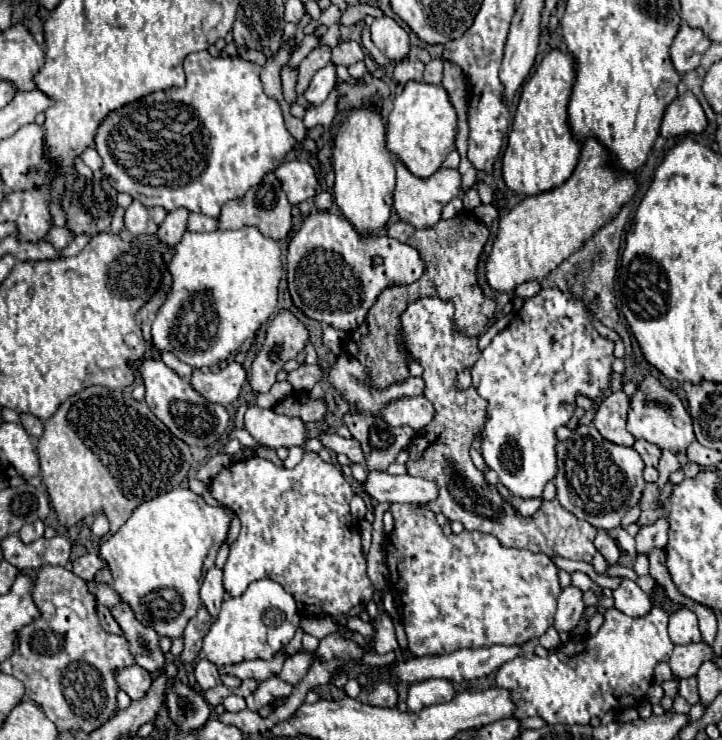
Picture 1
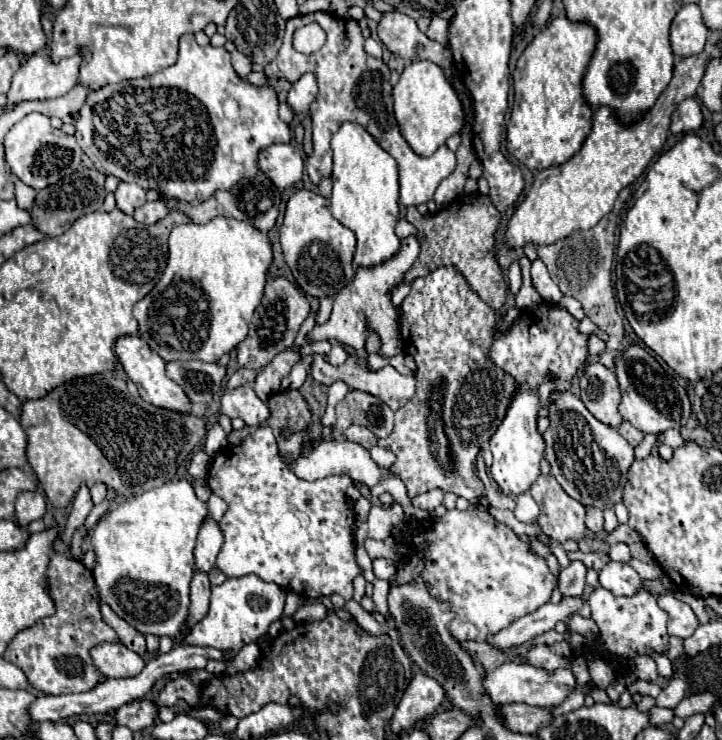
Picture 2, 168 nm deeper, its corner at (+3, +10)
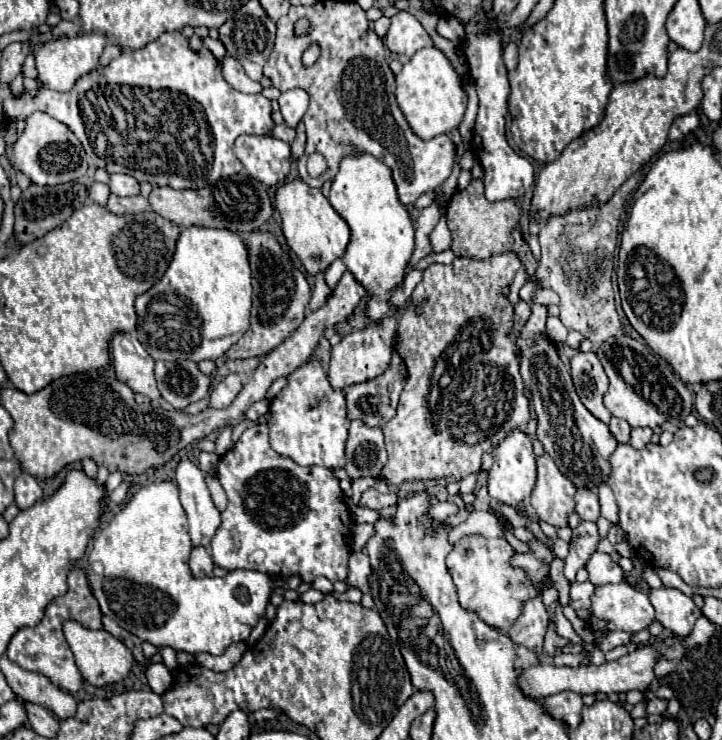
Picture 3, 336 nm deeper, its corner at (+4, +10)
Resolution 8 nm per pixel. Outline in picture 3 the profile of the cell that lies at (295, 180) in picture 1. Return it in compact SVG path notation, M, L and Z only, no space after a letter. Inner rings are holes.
M243 134L235 140L235 156L247 174L267 186L277 186L289 172L291 148L273 136Z

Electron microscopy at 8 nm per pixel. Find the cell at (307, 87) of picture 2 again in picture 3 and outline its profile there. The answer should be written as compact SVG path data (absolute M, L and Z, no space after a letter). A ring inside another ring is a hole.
M293 88L293 90L283 92L277 102L279 102L279 110L283 114L285 126L295 128L299 124L299 120L303 118L307 106L309 106L309 96L301 88Z

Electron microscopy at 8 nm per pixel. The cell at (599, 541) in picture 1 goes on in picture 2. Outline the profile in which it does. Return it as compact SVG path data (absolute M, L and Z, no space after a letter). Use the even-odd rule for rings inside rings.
M588 508L588 512L586 512L586 526L588 526L594 534L602 534L602 532L604 532L602 510L598 510L598 508Z

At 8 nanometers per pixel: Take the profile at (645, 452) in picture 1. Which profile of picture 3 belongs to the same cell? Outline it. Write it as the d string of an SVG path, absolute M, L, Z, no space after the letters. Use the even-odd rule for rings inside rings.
M611 418L611 422L609 422L609 430L611 430L611 434L615 436L615 440L617 442L629 442L629 432L631 432L631 426L625 422L625 420L621 420L621 418Z

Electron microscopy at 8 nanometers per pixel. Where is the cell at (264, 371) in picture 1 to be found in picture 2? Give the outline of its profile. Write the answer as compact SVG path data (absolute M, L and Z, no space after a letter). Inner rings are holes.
M286 278L268 280L262 304L256 308L254 318L250 322L250 332L248 332L246 340L242 344L238 344L236 358L238 358L240 366L244 366L248 370L260 370L268 362L272 362L272 358L276 354L280 354L292 346L292 342L294 342L302 322L308 318L308 314L310 314L310 304L298 288L294 288Z

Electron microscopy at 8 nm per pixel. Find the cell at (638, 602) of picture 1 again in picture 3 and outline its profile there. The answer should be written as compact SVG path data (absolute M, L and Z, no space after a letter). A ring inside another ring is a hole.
M595 552L587 564L585 564L587 572L589 572L589 580L595 586L603 586L603 584L619 584L623 582L623 570L617 562L613 562L609 558L609 554L601 554Z

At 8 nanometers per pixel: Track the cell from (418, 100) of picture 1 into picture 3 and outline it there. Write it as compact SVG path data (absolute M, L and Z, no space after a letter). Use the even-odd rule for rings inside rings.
M435 46L417 50L405 62L403 70L397 74L395 94L409 126L423 140L431 140L439 134L449 134L451 130L455 130L461 124L467 106L467 94L461 86L459 74L447 60L447 56Z

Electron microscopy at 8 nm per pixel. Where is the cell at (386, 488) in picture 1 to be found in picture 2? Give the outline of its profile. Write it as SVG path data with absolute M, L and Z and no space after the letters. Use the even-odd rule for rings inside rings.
M322 440L318 444L314 444L314 448L308 454L302 452L302 456L294 464L290 464L290 468L304 480L320 480L320 478L326 478L328 474L340 474L340 476L350 476L356 484L364 484L368 488L372 488L378 482L394 476L388 468L378 466L370 458L370 452L366 448L362 448L360 444L348 442L348 440L344 440L344 442L336 442L336 440L326 442L326 440Z

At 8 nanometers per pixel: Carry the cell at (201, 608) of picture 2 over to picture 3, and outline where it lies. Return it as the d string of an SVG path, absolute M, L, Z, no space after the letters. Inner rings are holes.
M193 546L191 558L189 558L189 568L191 568L193 576L197 576L197 578L211 576L215 564L213 564L213 560L211 560L209 550L203 548L203 546Z

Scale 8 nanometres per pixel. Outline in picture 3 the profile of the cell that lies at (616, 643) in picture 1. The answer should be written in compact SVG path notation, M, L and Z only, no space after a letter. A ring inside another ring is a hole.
M619 582L619 584L607 584L607 586L599 586L593 594L593 608L591 612L603 620L609 622L611 630L627 630L627 632L639 632L643 628L647 628L653 620L655 620L655 610L649 602L649 596L645 592L635 590L633 586L629 586L627 582Z

